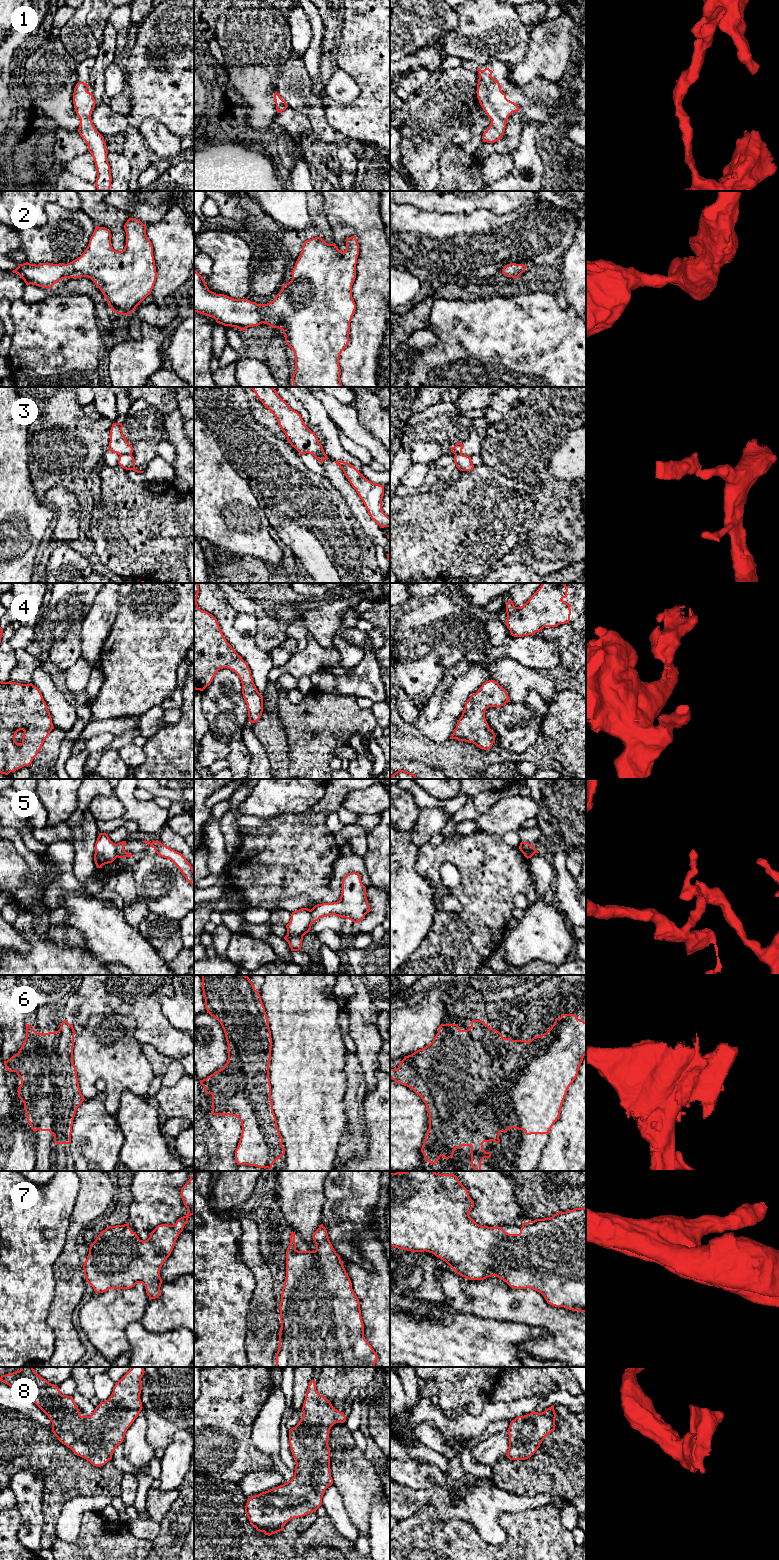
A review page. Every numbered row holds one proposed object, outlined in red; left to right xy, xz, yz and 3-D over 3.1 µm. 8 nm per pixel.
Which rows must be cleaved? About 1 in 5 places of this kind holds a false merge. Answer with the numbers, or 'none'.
3, 5

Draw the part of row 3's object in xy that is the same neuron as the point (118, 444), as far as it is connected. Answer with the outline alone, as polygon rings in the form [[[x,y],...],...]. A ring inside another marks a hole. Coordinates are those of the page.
[[[113,423],[110,430],[110,442],[108,451],[118,455],[132,454],[133,447],[126,440],[123,431],[122,423]]]

